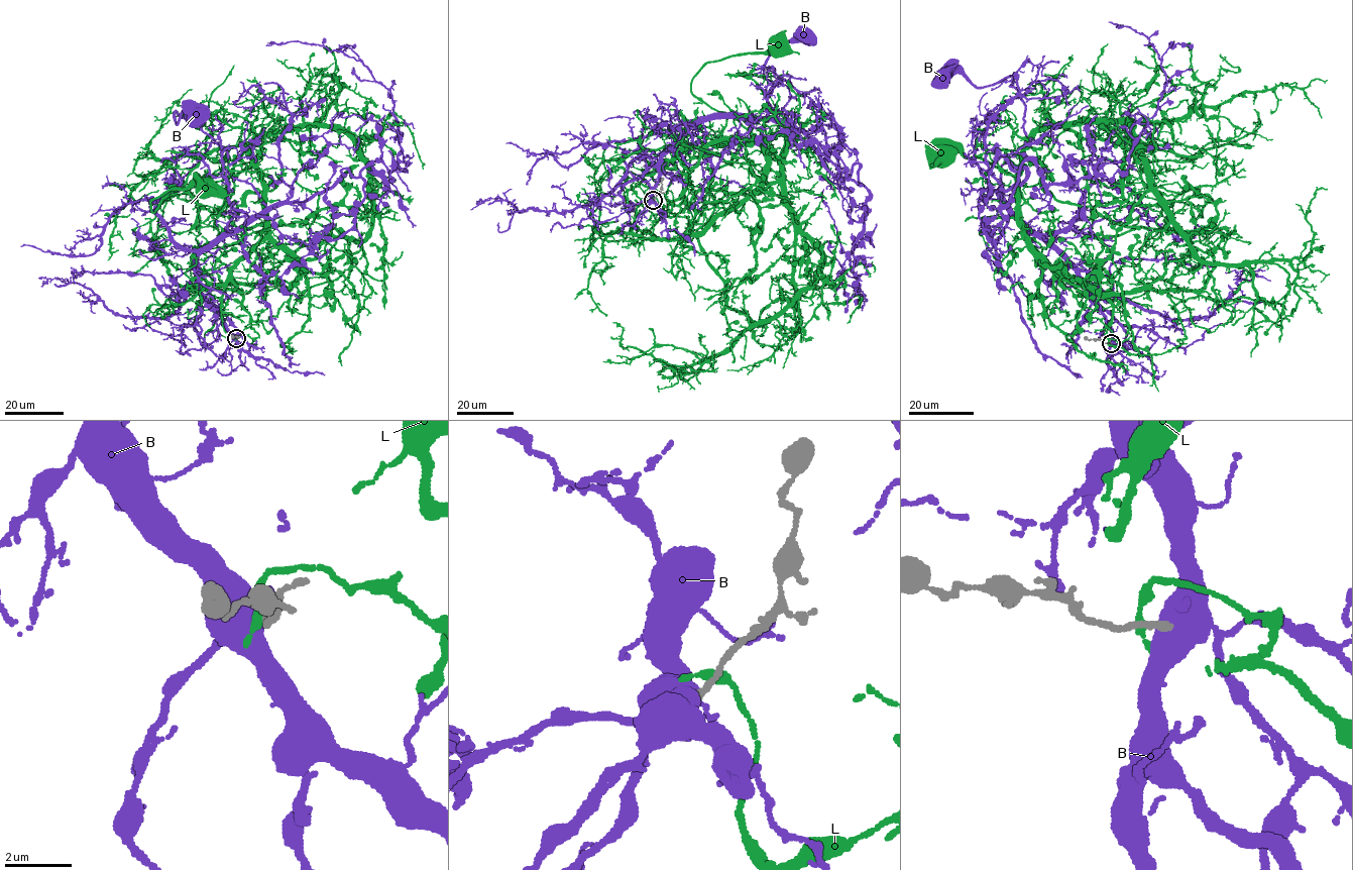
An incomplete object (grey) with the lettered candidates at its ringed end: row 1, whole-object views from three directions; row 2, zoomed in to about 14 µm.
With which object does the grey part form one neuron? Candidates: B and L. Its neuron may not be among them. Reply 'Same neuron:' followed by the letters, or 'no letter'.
Same neuron: no letter

